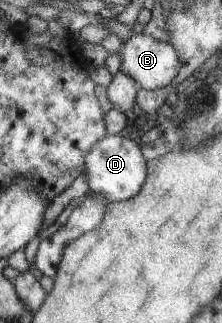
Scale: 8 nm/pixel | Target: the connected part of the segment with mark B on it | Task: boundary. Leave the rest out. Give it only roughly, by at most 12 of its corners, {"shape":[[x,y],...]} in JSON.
{"shape":[[142,33],[122,48],[122,71],[144,89],[179,74],[174,45]]}

